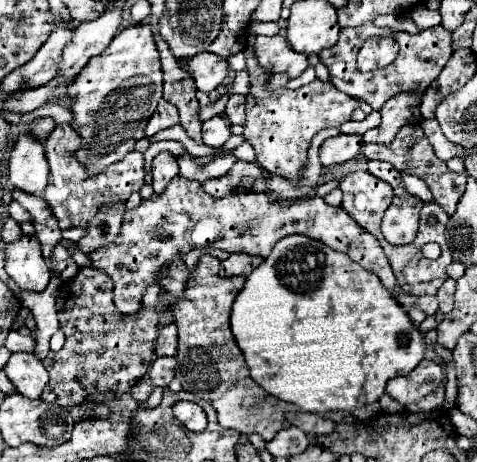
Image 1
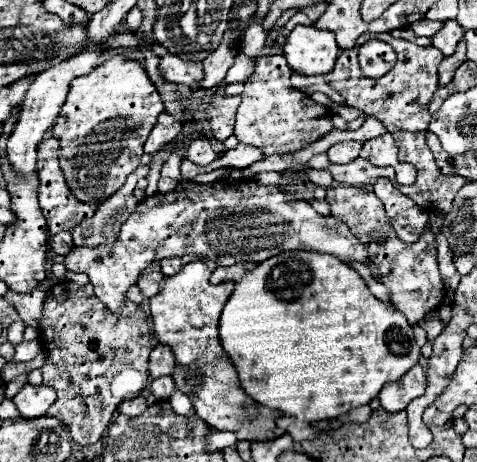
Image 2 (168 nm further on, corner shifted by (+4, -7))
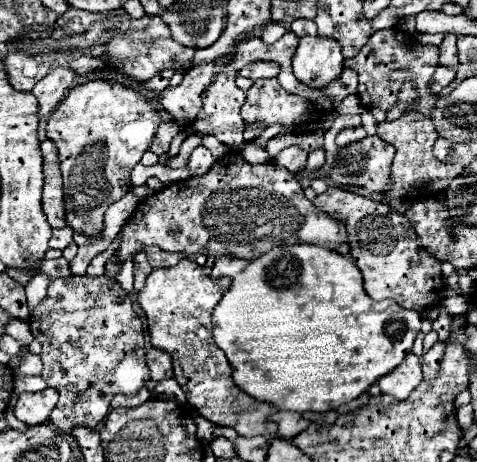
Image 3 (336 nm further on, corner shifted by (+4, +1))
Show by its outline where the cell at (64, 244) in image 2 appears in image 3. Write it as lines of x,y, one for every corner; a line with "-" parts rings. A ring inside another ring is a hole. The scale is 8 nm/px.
66,226
66,228
60,228
60,230
54,230
52,232
52,240
50,240
50,248
58,248
58,250
64,250
70,242
72,242
72,230

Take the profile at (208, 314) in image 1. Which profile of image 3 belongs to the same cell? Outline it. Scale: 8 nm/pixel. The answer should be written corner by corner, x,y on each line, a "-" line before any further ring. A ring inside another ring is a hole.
188,258
176,266
154,268
146,278
146,286
138,292
138,304
148,320
150,344
164,348
172,356
176,382
184,388
188,402
198,414
212,424
234,428
244,438
260,436
266,434
268,416
274,412
274,406
254,400
234,384
230,362
210,334
210,316
220,298
222,290
216,280
210,278
210,268
198,266

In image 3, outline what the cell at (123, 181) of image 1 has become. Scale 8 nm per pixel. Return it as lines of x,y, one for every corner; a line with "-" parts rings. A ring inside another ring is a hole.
50,140
40,144
44,156
44,192
42,192
42,210
52,228
64,228
64,198
62,198
62,180
60,168
56,164
56,146

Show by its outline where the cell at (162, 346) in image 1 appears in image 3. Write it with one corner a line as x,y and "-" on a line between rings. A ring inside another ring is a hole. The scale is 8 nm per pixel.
150,348
146,354
146,364
150,368
150,378
152,380
164,380
164,378
174,378
172,372
172,360
164,350

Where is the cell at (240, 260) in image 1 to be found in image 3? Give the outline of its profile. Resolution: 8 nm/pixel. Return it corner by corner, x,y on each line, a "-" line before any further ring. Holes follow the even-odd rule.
220,256
220,258
216,258
216,264
214,264
210,276
212,276
212,278
220,278
220,276
230,276
230,278
234,278
234,276
240,274
246,266
248,266
248,262
242,260
242,258

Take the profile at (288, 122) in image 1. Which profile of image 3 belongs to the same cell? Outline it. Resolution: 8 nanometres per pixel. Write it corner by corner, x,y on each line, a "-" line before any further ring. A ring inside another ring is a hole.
277,78
260,79
246,92
242,106
242,118
246,124
282,124
284,130
294,130
304,124
316,122
318,114
312,104
300,96
288,94

